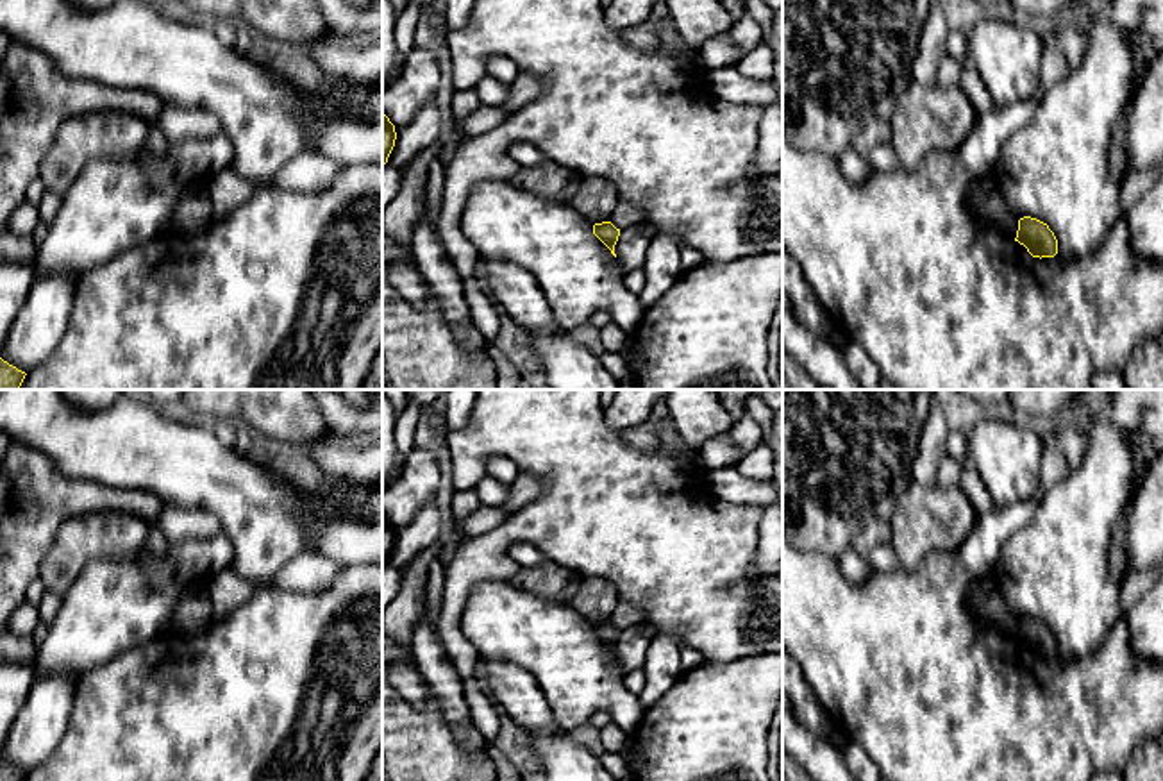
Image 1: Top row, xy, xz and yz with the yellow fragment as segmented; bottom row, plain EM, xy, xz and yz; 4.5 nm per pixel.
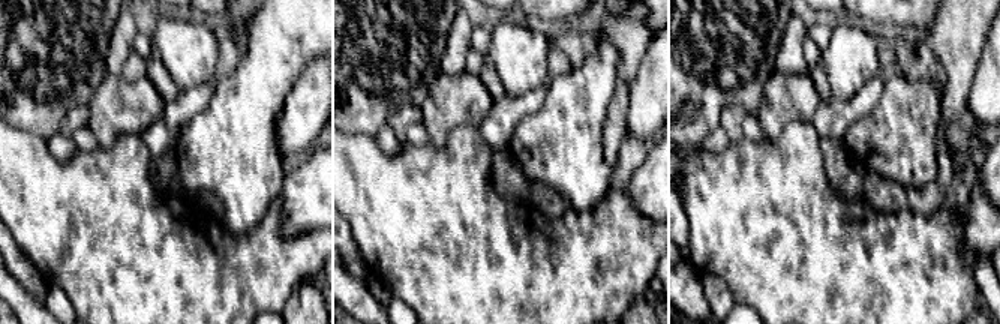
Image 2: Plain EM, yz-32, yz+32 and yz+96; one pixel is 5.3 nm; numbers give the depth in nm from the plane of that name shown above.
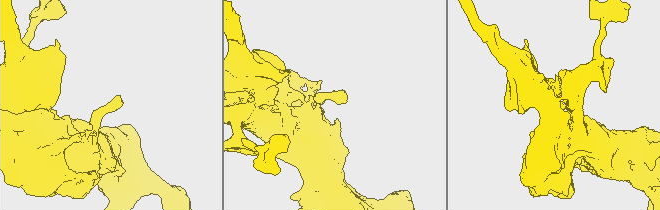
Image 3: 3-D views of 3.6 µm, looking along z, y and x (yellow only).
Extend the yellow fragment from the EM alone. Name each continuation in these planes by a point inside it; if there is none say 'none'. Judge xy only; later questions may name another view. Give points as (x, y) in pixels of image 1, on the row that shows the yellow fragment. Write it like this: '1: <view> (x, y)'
none

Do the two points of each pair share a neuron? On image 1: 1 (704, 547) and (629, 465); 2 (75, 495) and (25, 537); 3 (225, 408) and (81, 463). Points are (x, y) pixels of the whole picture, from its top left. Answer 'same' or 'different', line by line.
1: same
2: same
3: different

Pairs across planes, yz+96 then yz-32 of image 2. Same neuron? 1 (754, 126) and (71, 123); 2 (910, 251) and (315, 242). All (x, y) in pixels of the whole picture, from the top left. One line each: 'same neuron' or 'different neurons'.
1: different neurons
2: same neuron

